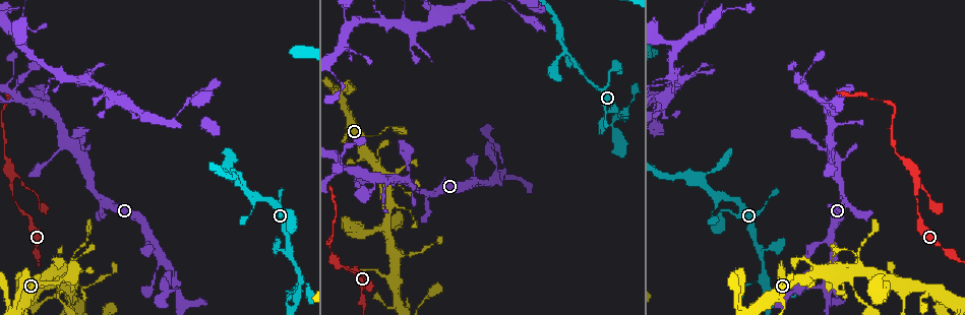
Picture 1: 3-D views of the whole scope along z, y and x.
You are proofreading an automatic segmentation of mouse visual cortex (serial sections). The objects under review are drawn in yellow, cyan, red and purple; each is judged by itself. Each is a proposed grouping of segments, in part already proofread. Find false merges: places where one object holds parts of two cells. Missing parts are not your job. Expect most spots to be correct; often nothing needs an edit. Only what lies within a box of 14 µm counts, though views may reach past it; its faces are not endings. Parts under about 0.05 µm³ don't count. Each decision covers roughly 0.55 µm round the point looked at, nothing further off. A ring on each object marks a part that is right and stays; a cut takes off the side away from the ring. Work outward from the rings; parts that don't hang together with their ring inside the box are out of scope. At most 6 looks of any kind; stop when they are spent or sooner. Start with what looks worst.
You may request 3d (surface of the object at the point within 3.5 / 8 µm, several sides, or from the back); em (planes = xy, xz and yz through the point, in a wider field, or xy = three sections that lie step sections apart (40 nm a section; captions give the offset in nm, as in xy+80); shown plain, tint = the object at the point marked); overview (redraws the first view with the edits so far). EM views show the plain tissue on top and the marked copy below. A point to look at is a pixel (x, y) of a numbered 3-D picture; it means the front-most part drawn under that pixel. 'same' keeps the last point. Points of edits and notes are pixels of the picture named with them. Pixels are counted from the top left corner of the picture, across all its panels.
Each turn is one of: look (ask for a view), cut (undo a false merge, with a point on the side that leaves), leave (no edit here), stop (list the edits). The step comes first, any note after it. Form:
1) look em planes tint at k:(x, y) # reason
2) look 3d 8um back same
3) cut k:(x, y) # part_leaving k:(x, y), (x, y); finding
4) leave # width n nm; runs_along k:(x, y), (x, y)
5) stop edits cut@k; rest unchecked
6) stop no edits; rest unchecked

look 3d 3.5um at 1:(11, 176) # thin arm on a thick one

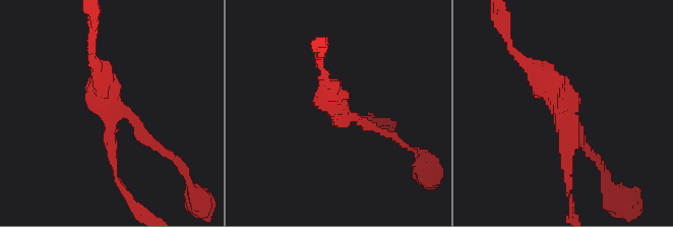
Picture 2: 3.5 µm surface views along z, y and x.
look em xy step 1 tint at 2:(561, 117) # arms 3; arm_widths 100, 150, 350 nm

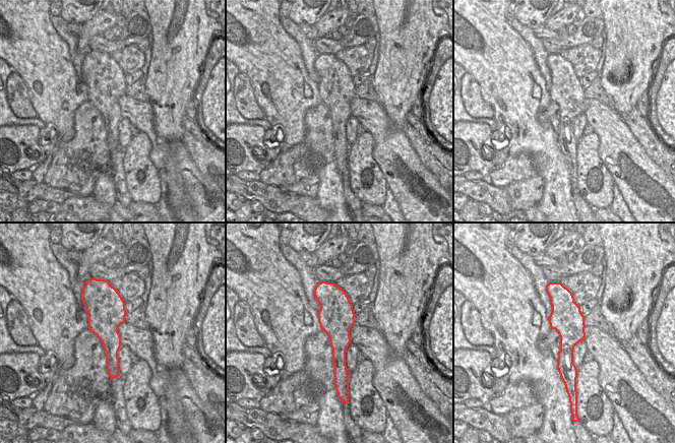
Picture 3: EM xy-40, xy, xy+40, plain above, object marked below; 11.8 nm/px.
leave # runs_along 3:(561, 293), (566, 369), (573, 380); one cell here

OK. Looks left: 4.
look 3d 3.5um at 1:(386, 199) # four-way junction

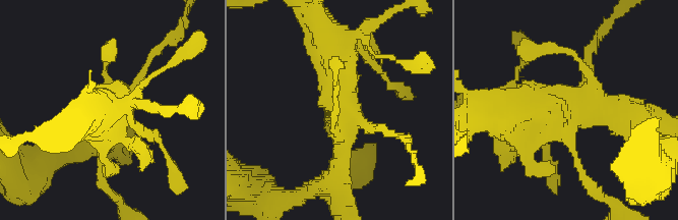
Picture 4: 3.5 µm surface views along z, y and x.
leave # runs_along 4:(326, 37), (345, 109), (338, 164); one cell here

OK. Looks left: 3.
look 3d 8um at 1:(366, 283) # abrupt turn

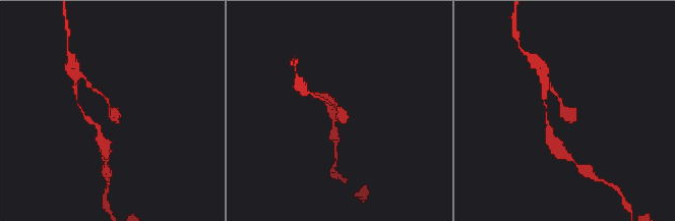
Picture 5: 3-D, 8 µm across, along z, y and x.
look 3d 3.5um at 5:(343, 114) # closer look

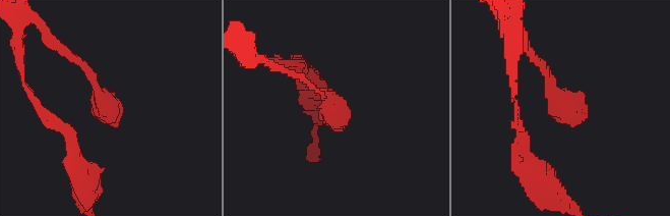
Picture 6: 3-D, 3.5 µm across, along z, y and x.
look em xy step 1 tint at 6:(562, 104)

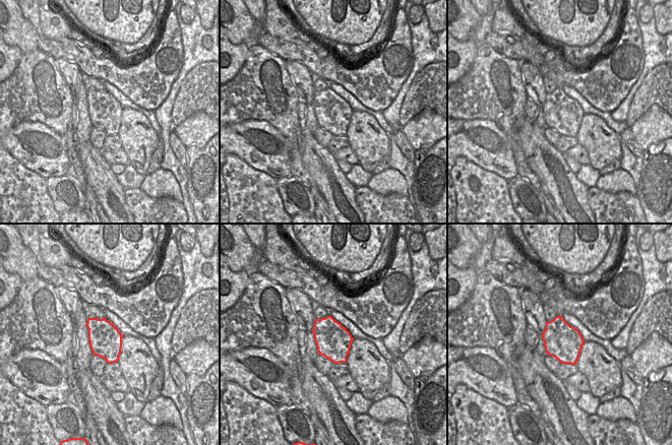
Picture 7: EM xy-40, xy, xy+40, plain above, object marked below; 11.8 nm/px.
leave # runs_along 6:(300, 75), (325, 94), (344, 128); continuous, no second cell

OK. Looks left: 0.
stop no edits; rest unchecked

